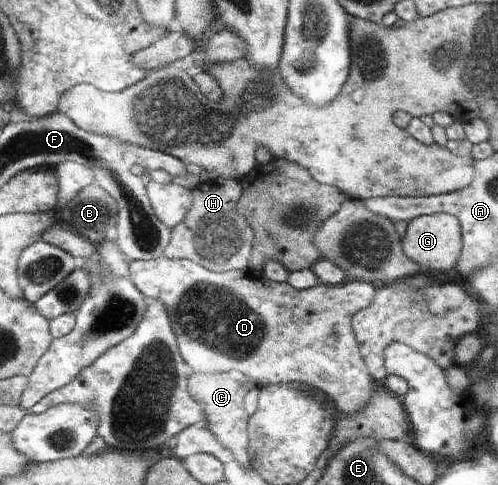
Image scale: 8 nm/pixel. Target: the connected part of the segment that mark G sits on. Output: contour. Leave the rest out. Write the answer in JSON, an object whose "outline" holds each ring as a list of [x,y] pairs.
{"outline":[[[437,213],[417,217],[407,225],[407,233],[401,238],[403,253],[429,271],[447,271],[455,265],[461,253],[461,231],[459,221],[453,215]]]}

